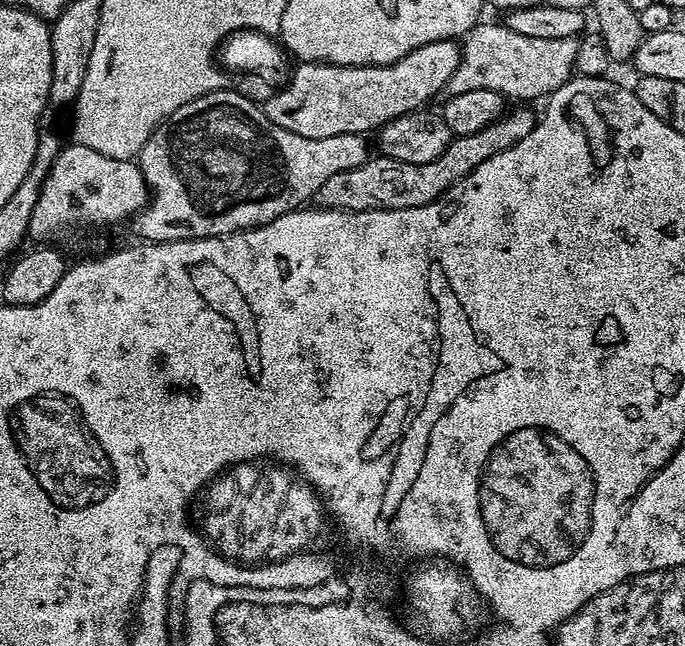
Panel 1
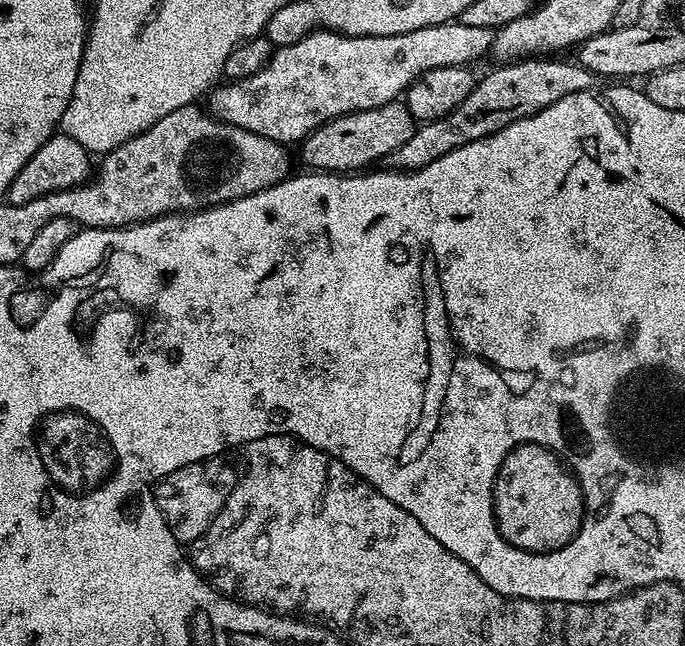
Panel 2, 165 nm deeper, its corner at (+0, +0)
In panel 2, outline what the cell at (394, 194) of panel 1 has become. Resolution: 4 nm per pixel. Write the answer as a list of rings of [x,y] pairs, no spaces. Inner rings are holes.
[[[521,58],[515,62],[501,63],[496,66],[500,68],[481,75],[474,90],[466,94],[466,102],[442,118],[421,123],[406,146],[388,155],[387,167],[412,172],[415,168],[434,162],[434,158],[442,158],[442,154],[448,154],[458,146],[478,142],[478,138],[486,138],[510,126],[510,122],[546,110],[546,106],[558,102],[558,98],[566,98],[566,94],[587,92],[593,87],[594,73],[589,68],[582,67],[579,62],[572,61],[571,64],[568,60],[560,59],[564,58]]]

